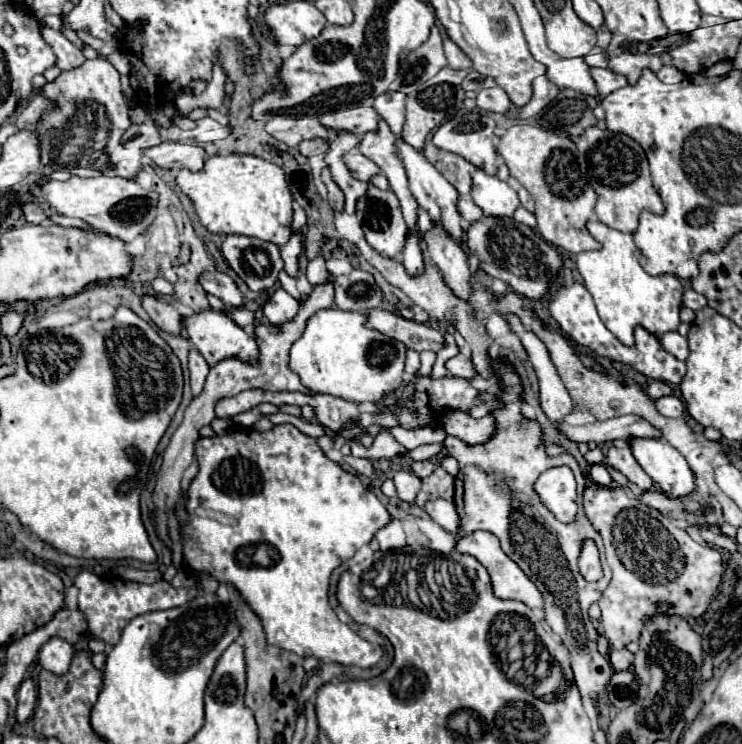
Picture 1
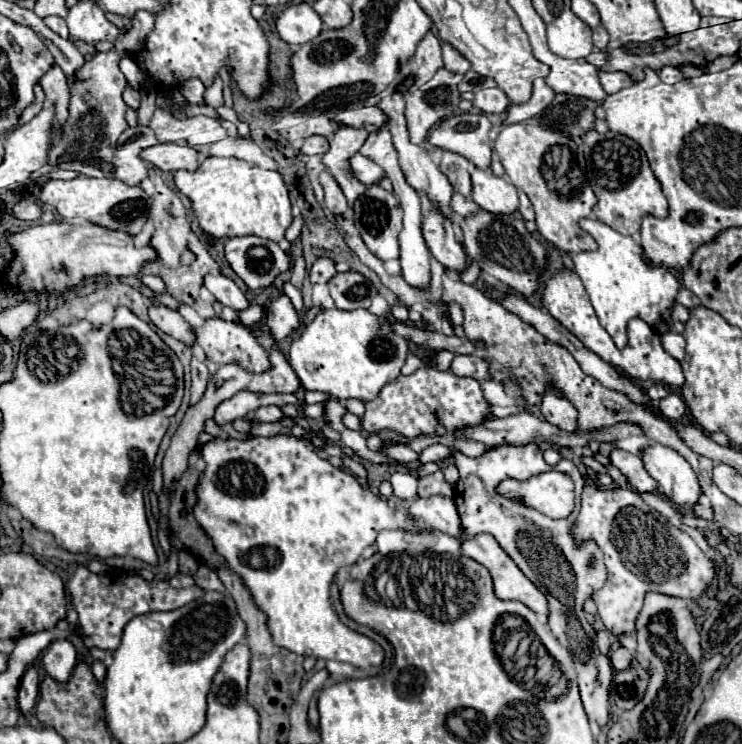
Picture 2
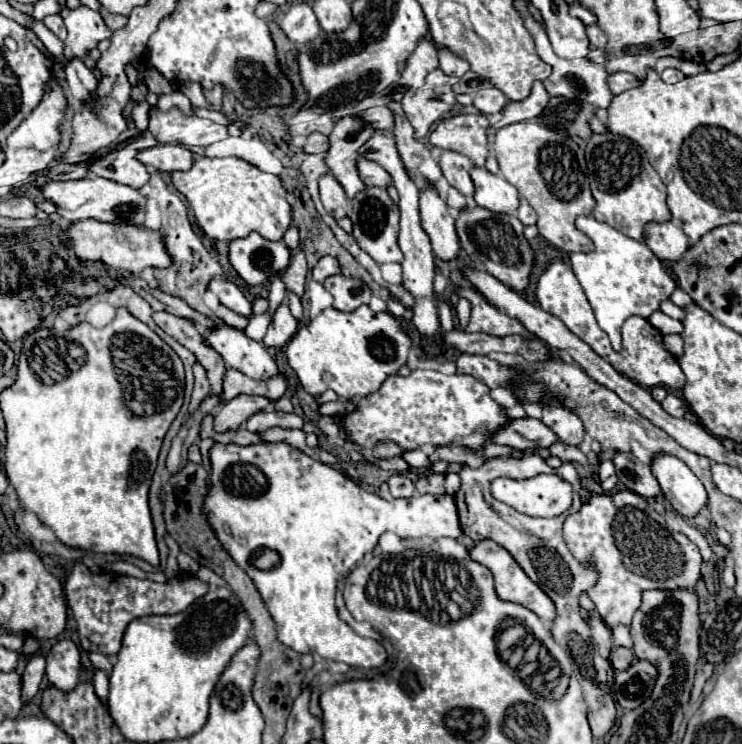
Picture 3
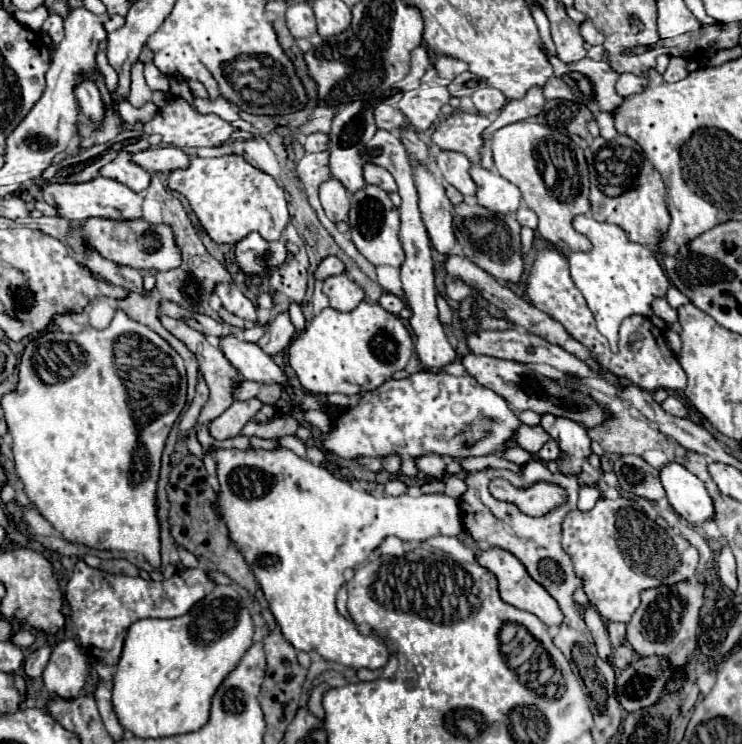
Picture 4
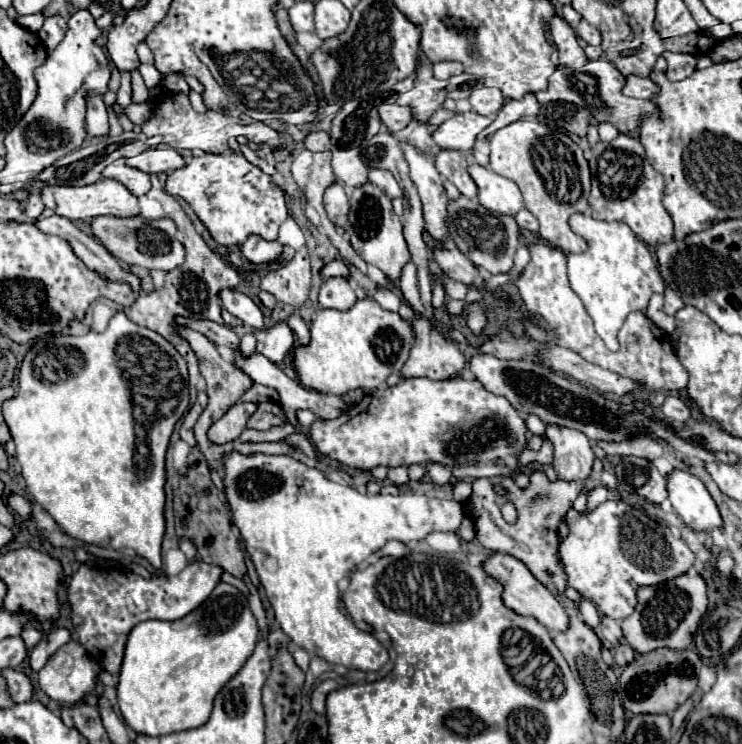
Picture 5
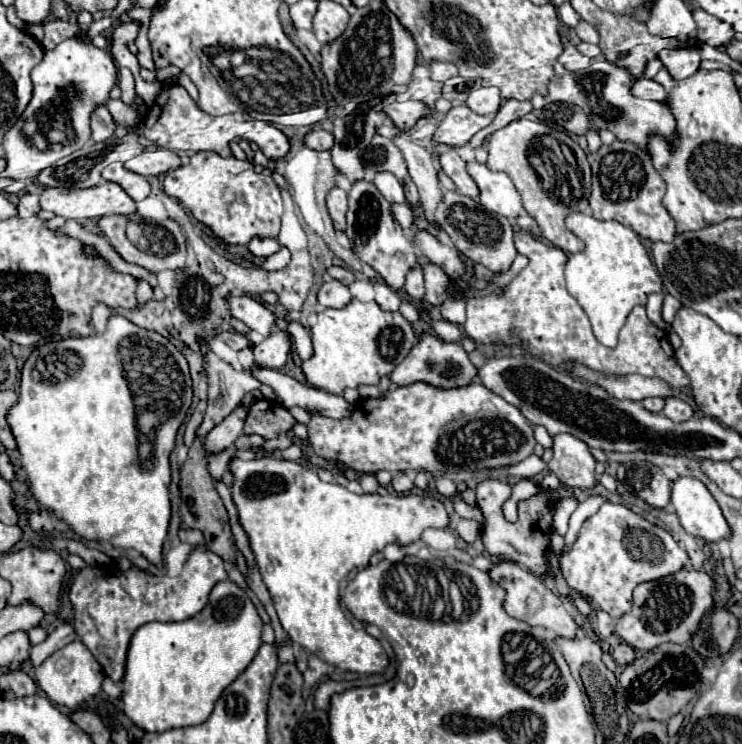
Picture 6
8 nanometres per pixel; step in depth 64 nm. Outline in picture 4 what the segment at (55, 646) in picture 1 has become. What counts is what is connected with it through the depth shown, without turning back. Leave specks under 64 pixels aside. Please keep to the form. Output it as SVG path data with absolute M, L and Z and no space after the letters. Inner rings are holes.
M62 640L42 672L44 688L60 698L78 698L90 674L90 660L74 640Z

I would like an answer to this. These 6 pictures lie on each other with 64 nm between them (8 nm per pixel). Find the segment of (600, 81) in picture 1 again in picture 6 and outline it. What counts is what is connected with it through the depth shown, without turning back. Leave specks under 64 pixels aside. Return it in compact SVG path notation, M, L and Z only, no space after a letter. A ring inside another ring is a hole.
M638 78L638 80L634 80L632 94L634 94L634 96L640 96L640 98L648 98L648 100L668 102L668 96L666 96L664 88L662 88L660 84L656 84L654 80L646 80L646 78Z

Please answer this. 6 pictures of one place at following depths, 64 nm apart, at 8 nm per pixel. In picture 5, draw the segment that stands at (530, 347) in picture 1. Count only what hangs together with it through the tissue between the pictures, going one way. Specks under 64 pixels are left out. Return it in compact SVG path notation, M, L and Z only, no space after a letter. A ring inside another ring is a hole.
M546 428L546 436L554 446L552 466L558 478L568 482L586 482L596 458L590 440L572 428Z

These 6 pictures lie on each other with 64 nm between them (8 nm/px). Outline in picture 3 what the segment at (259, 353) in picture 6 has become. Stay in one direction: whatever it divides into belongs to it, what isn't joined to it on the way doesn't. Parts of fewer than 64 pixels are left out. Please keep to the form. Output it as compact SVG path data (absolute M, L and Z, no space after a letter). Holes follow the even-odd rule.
M282 304L274 312L274 318L268 326L268 332L262 340L262 344L264 344L264 348L282 348L290 342L290 338L296 334L296 330L298 330L296 318L290 314L290 308L286 304Z

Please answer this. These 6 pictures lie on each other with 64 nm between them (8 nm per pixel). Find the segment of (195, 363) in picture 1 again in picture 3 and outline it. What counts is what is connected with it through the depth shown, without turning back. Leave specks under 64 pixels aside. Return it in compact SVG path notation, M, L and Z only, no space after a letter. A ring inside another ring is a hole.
M198 362L194 364L194 378L196 378L196 382L194 382L194 394L192 394L192 400L188 406L188 416L192 416L198 410L198 406L202 404L202 400L210 396L210 384L208 384L206 372L204 372L204 368L200 368Z

